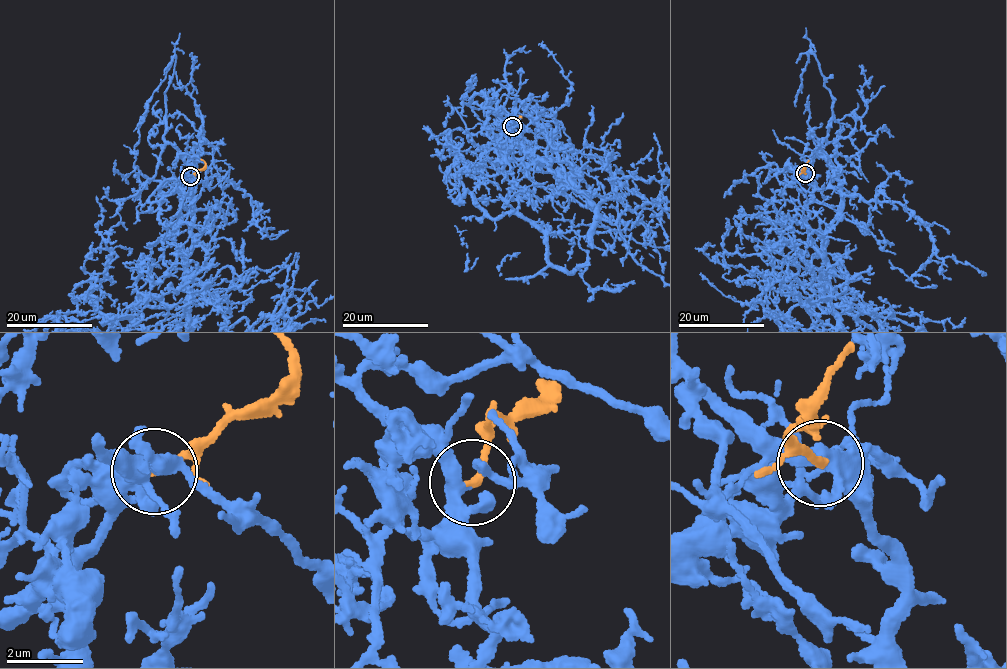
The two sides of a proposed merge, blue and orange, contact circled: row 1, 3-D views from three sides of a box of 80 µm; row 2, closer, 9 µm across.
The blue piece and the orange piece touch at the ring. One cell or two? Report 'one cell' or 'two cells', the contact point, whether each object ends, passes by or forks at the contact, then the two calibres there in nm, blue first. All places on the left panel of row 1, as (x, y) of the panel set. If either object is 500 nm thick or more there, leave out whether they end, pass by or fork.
one cell; at (190, 176); blue forks there; orange ends there; 280 nm thick on the blue side, 200 nm on the other

